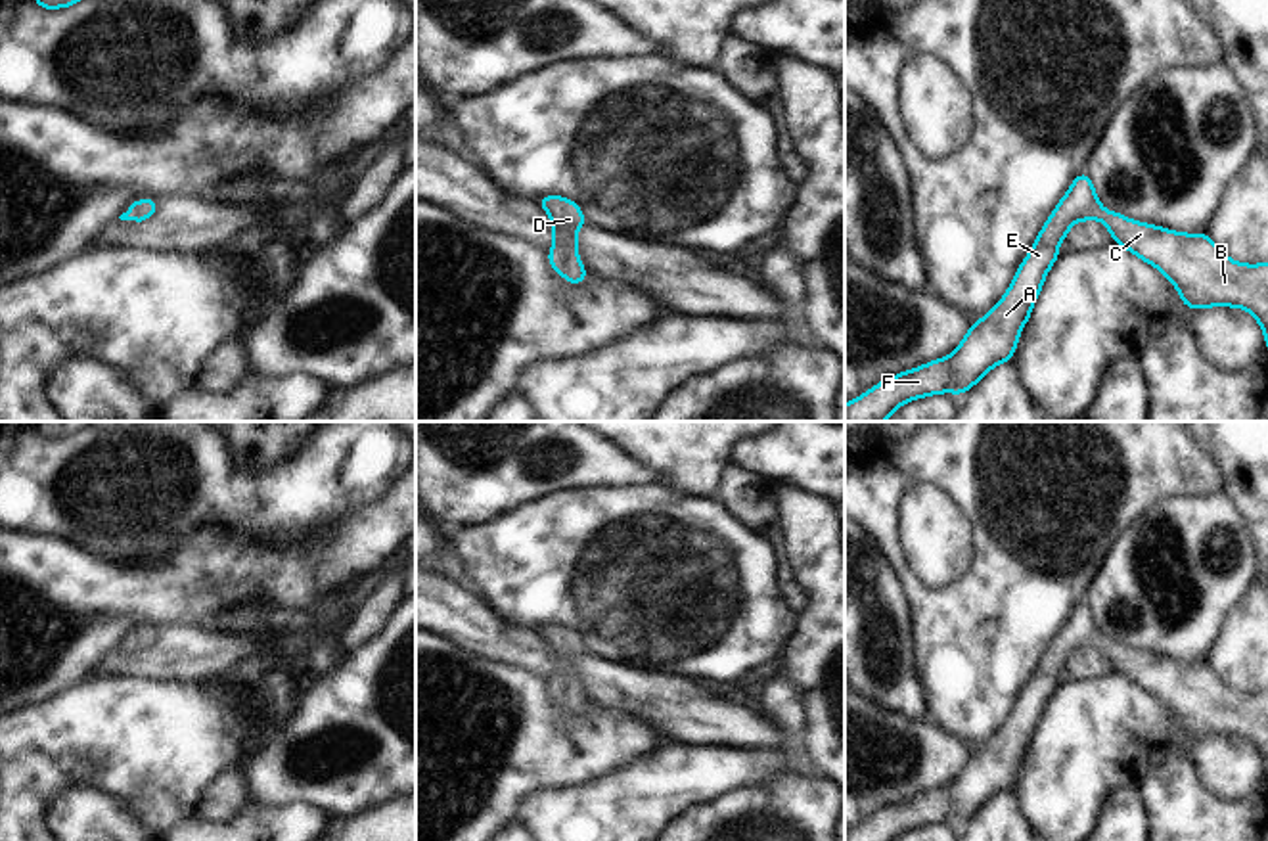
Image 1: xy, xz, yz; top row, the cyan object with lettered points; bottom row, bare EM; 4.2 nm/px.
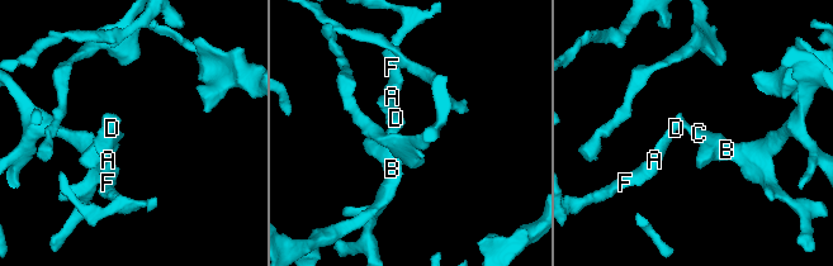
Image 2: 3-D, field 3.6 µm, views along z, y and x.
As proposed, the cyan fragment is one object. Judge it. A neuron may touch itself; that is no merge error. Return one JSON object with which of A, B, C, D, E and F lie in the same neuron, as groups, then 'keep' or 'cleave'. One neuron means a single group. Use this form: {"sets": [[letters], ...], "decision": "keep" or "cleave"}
{"sets": [["A", "B", "C", "D", "E", "F"]], "decision": "keep"}

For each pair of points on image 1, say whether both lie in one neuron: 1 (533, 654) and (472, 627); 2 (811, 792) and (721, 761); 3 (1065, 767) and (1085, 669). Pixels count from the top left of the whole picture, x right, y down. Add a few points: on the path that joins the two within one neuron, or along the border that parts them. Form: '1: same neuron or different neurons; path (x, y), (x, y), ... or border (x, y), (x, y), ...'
1: same neuron; path (518, 646), (498, 642), (487, 635)
2: different neurons; border (786, 769), (765, 780), (734, 786), (726, 794)
3: different neurons; border (1113, 671), (1104, 677), (1073, 681)

